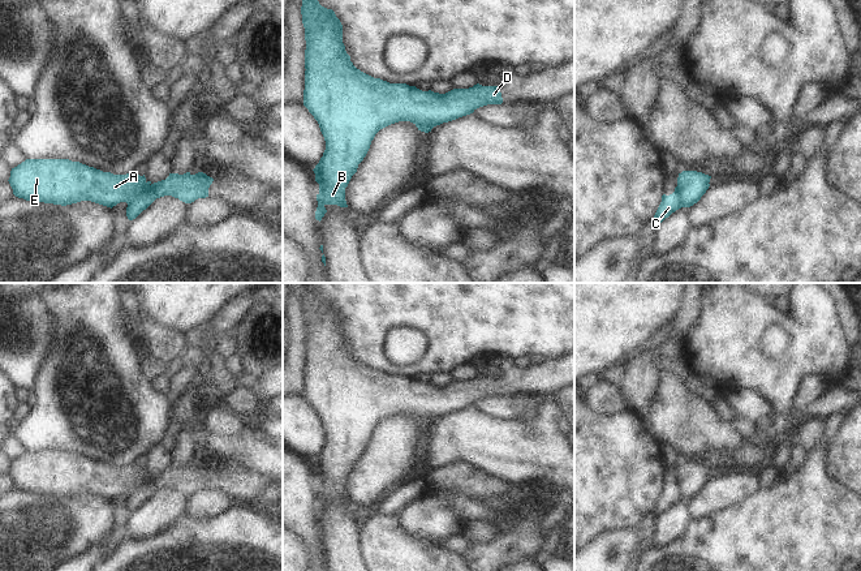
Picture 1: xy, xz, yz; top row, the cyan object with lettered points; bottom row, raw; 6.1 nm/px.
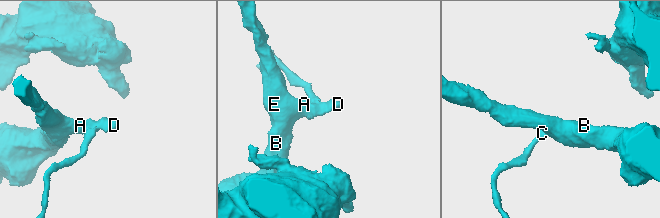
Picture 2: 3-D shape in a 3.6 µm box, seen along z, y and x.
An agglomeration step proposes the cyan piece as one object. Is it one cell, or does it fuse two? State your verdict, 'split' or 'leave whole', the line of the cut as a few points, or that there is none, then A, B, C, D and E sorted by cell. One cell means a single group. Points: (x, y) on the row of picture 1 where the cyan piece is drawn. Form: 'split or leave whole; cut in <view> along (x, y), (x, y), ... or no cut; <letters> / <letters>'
split; cut in xy along (147, 183), (147, 187), (128, 204); A B D E / C

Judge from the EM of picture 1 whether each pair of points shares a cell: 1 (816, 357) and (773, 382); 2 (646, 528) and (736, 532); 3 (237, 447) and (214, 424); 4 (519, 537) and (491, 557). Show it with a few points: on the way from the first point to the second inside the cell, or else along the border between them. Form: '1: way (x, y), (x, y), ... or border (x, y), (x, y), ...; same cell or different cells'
1: way (805, 357), (783, 376); same cell
2: border (650, 542), (638, 557); different cells
3: border (202, 426), (220, 436), (236, 436), (246, 429); different cells
4: way (512, 542), (498, 553); same cell

